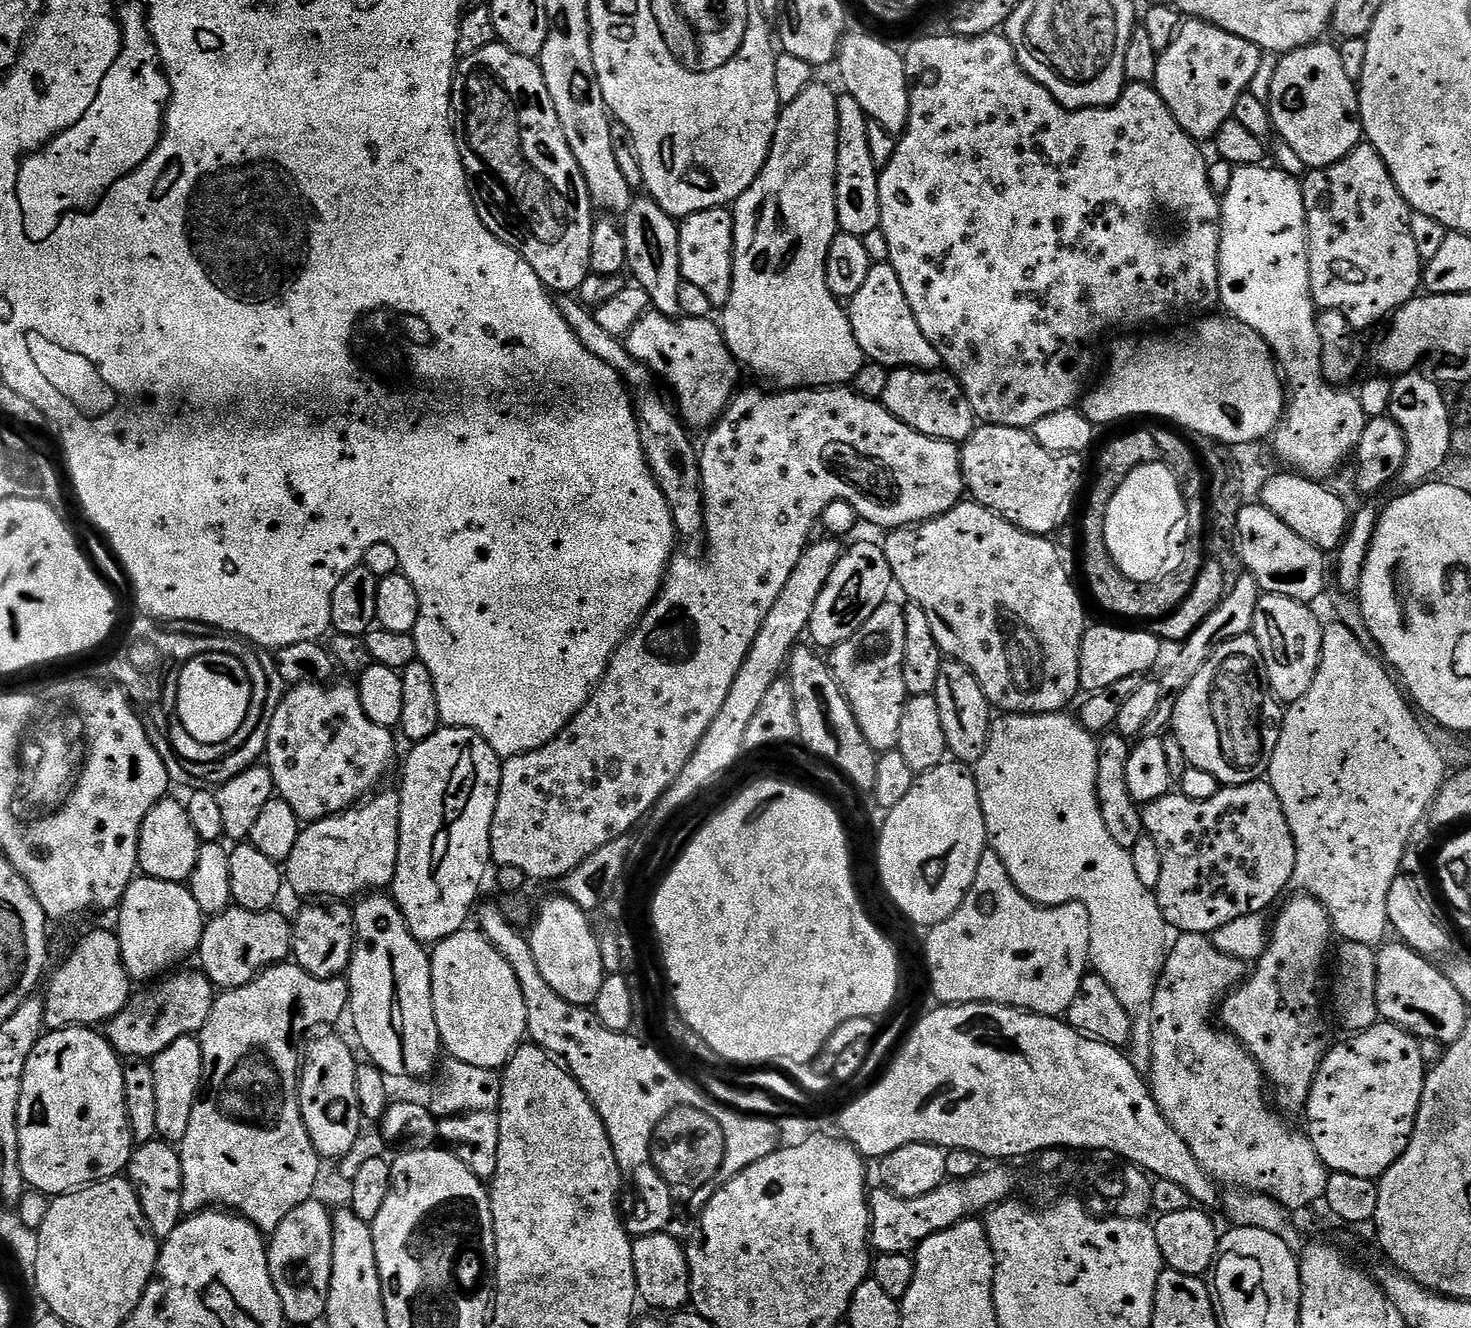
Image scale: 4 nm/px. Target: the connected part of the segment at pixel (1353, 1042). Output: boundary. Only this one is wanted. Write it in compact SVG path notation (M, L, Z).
M1387 1022L1374 1024L1346 1039L1349 1040L1333 1048L1331 1045L1325 1051L1324 1060L1316 1072L1308 1095L1306 1135L1329 1173L1354 1174L1354 1178L1379 1181L1384 1172L1394 1166L1412 1137L1426 1075L1424 1052L1417 1037Z

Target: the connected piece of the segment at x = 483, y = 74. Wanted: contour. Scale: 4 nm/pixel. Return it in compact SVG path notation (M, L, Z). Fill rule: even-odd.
M499 42L486 45L482 50L463 57L459 61L454 83L452 85L452 107L455 119L458 121L460 142L460 157L464 159L464 168L468 172L468 179L474 185L474 199L476 209L482 222L503 244L508 244L520 257L531 266L545 288L552 294L572 294L588 277L591 266L591 238L594 223L594 205L592 196L588 193L588 183L574 158L568 145L566 134L562 130L562 122L558 118L558 110L550 98L550 90L546 90L546 78L542 74L539 63L531 56L520 56Z

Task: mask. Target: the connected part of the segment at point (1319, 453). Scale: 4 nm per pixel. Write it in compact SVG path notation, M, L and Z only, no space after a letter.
M1240 166L1235 169L1236 172L1228 180L1228 189L1222 192L1220 202L1220 222L1222 231L1220 233L1220 299L1219 303L1224 304L1223 311L1236 320L1241 320L1250 330L1254 330L1261 338L1265 340L1269 348L1272 349L1273 357L1277 363L1282 382L1285 386L1285 410L1284 415L1272 435L1272 443L1281 460L1286 463L1289 469L1301 476L1317 482L1326 482L1332 476L1335 477L1336 470L1355 453L1358 442L1361 441L1365 426L1368 425L1369 418L1362 408L1357 395L1350 390L1340 388L1334 390L1333 385L1325 384L1324 376L1321 373L1322 346L1320 345L1320 327L1316 321L1318 309L1312 300L1312 291L1310 290L1310 270L1308 269L1308 223L1306 222L1306 210L1304 209L1304 199L1300 189L1301 181L1295 180L1292 176L1287 176L1280 168L1268 168L1269 166Z

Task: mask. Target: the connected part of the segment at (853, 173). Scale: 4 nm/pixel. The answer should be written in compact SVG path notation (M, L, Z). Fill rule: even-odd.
M841 95L838 99L838 162L836 163L836 223L839 231L846 236L864 237L880 226L880 199L878 198L878 169L874 166L874 158L870 158L870 142L868 141L868 116L858 106L853 96Z

